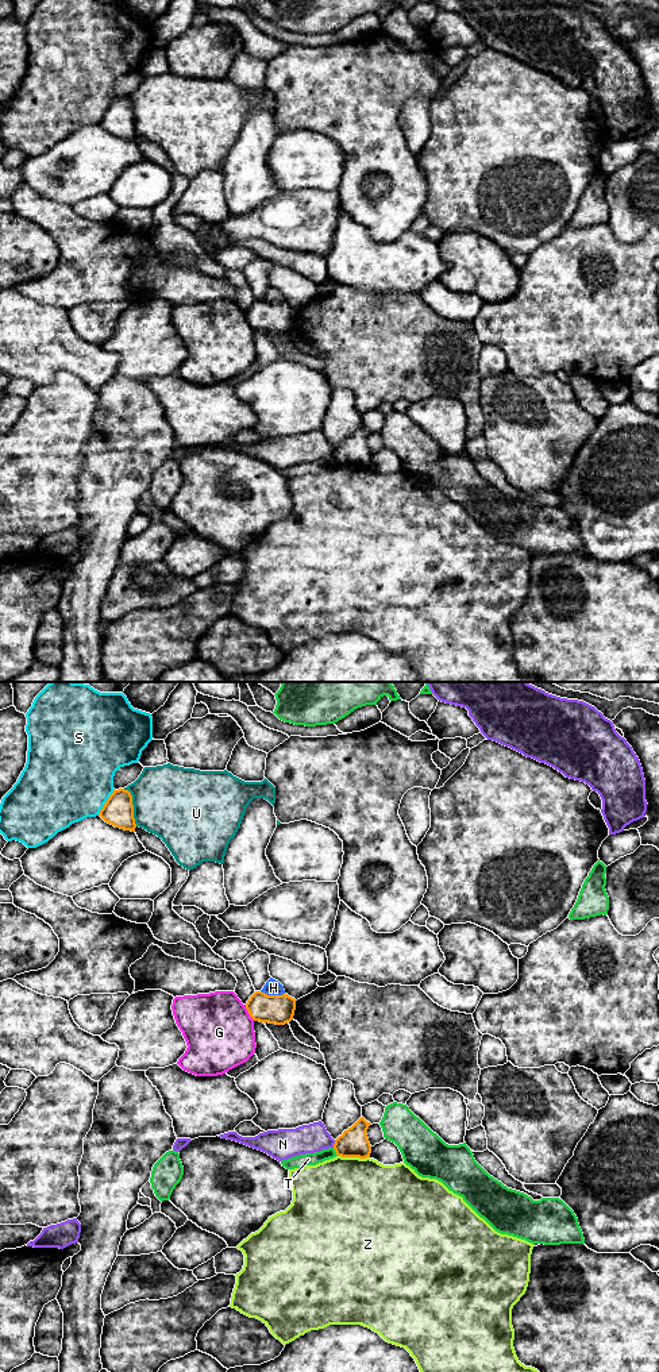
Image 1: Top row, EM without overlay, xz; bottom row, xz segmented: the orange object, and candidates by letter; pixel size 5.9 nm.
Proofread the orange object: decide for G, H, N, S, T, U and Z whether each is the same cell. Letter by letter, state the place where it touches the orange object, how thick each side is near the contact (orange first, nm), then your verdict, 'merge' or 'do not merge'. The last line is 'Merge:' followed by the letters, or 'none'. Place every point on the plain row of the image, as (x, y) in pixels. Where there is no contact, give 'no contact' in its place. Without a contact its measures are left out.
G: contact xz (249, 322); calibres 180 and 420 nm; do not merge
H: contact xz (273, 304); calibres 180 and 100 nm; do not merge
N: contact xz (334, 453); calibres 170 and 180 nm; do not merge
S: contact xz (106, 111); calibres 180 and 480 nm; do not merge
T: contact xz (335, 459); calibres 170 and 80 nm; do not merge
U: contact xz (133, 115); calibres 180 and 440 nm; do not merge
Z: contact xz (354, 465); calibres 170 and 500 nm; do not merge
Merge: none

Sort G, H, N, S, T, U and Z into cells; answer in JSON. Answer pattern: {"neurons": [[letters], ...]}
{"neurons": [["G"], ["H"], ["N"], ["S"], ["T"], ["U"], ["Z"]]}

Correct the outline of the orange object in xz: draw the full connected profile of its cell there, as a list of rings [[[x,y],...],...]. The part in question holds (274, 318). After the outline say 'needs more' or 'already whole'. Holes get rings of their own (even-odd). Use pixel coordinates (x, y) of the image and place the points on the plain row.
[[[255,300],[247,309],[246,317],[254,329],[285,334],[293,328],[296,308],[288,302],[267,304]]]; already whole

